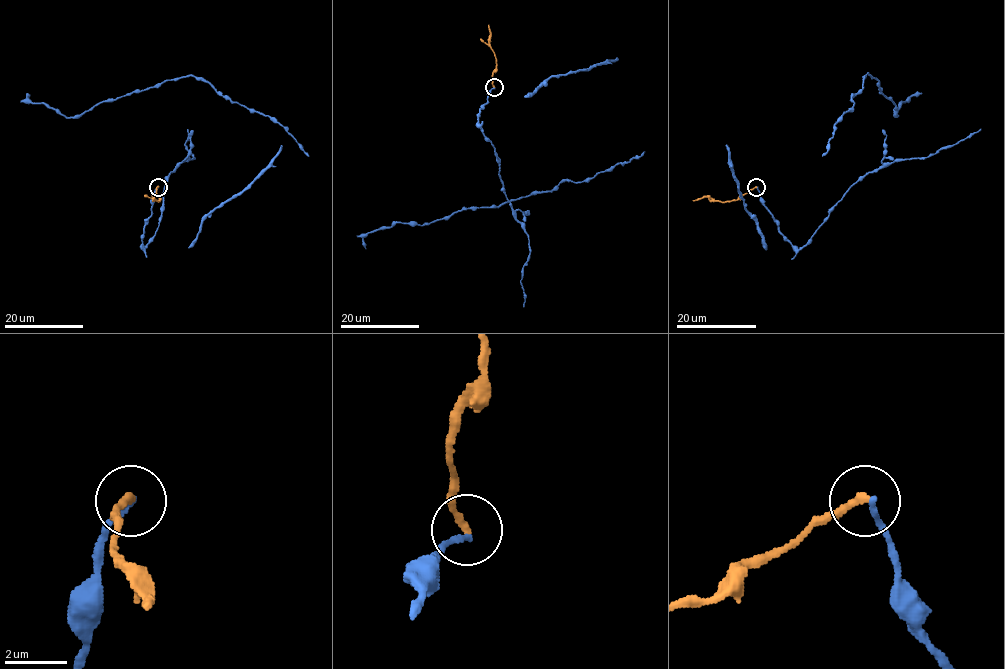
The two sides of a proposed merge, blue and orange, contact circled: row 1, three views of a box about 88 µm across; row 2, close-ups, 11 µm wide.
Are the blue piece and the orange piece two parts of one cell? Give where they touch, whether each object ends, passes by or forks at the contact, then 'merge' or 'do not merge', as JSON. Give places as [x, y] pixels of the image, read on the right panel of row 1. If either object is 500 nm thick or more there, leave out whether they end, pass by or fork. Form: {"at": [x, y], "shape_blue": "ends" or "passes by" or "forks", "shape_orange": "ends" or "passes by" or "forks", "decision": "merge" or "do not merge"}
{"at": [756, 187], "shape_blue": "ends", "shape_orange": "ends", "decision": "do not merge"}

